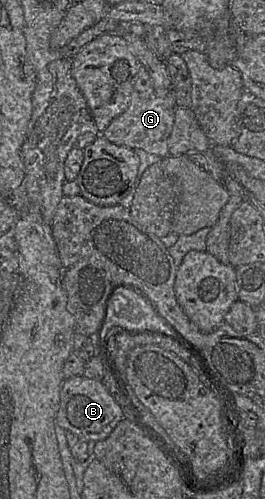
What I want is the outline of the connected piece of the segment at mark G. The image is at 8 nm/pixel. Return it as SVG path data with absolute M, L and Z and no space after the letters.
M134 89L128 109L115 118L99 136L118 146L139 148L161 158L167 157L169 156L168 139L174 125L175 109L174 93L170 92L164 97L155 95L152 98L143 99Z

